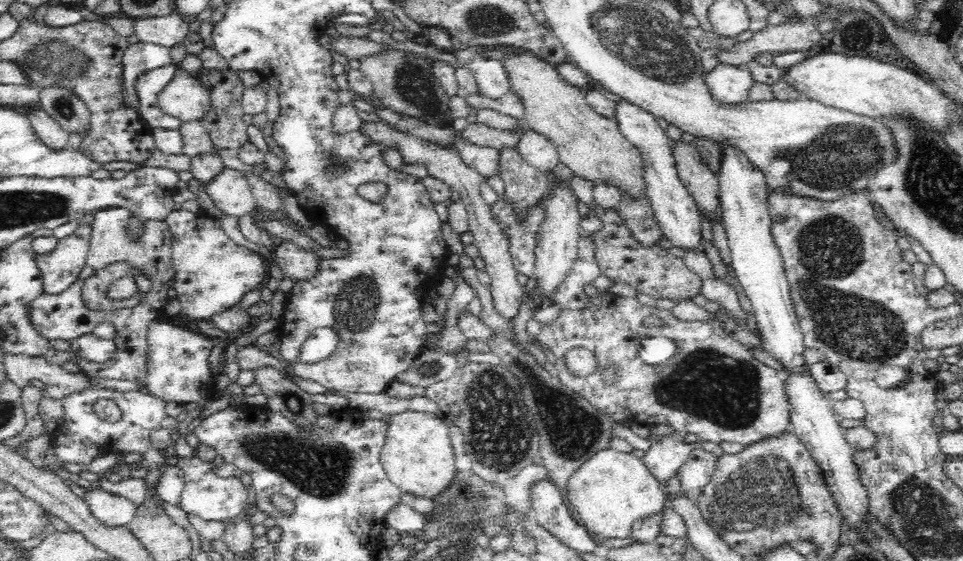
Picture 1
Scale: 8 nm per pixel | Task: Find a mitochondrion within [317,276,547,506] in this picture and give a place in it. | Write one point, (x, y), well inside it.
(500, 432)

